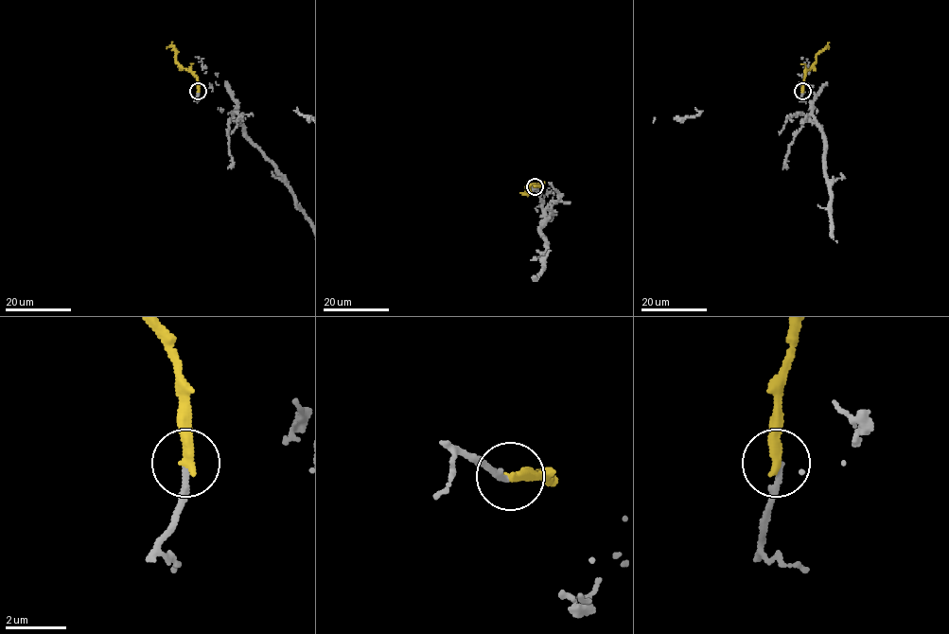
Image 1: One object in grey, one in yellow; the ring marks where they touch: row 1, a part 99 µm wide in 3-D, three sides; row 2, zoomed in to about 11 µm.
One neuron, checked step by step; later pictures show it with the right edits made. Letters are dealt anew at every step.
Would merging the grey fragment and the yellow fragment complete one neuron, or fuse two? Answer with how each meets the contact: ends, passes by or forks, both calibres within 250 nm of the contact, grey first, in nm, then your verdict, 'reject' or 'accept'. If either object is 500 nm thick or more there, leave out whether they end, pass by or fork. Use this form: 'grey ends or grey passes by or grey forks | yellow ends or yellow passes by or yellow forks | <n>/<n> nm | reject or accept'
grey ends | yellow ends | 190/360 nm | reject

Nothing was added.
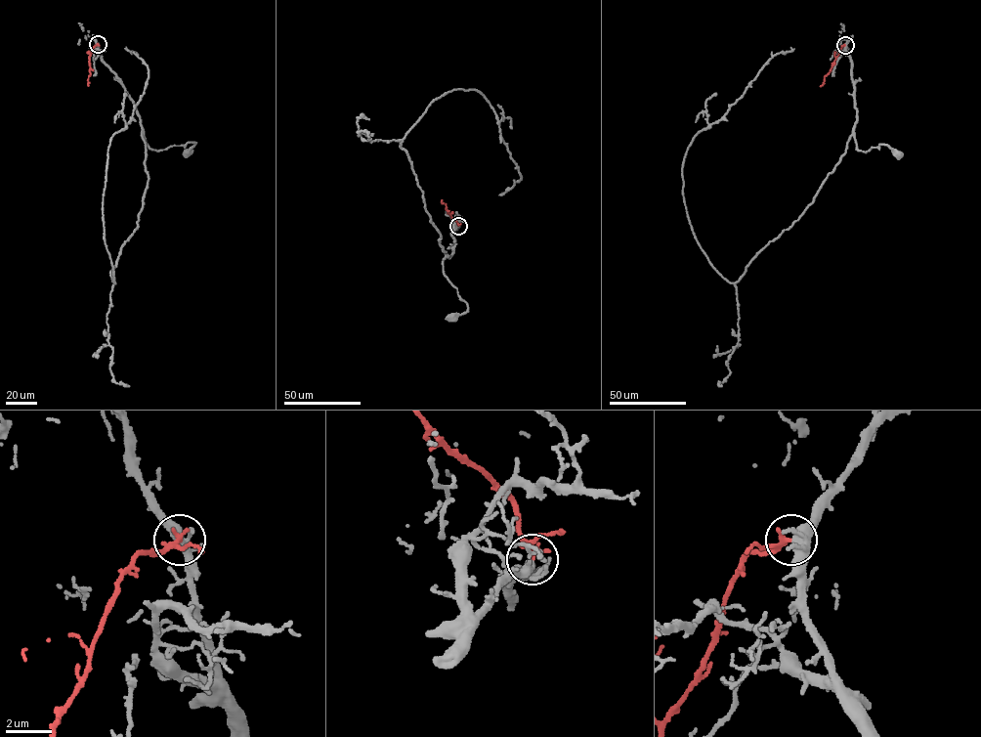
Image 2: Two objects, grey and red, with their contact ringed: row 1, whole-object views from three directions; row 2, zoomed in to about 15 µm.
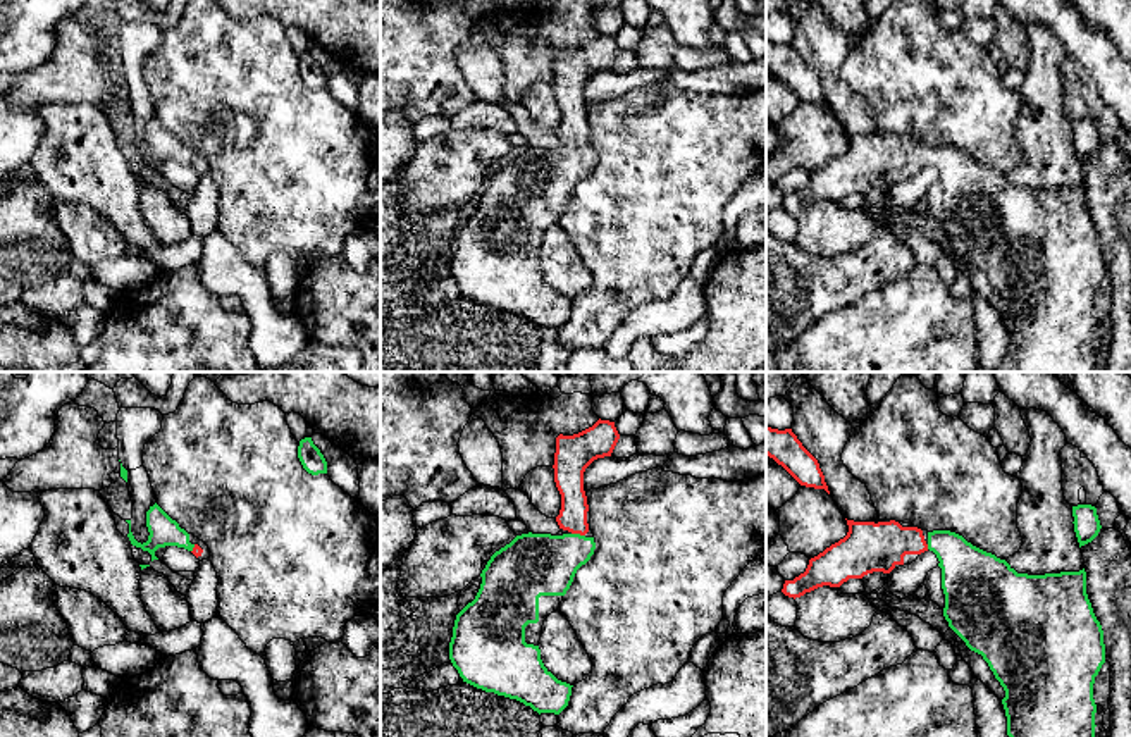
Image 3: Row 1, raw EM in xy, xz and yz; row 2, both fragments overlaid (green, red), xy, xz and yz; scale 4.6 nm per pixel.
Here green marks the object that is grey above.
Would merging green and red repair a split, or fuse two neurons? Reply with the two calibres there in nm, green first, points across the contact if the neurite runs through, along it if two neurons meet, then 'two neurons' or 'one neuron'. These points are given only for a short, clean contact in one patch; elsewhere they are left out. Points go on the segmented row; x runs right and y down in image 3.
300/130 nm | across xz (536, 565), (551, 562), (579, 534), (572, 517) | one neuron

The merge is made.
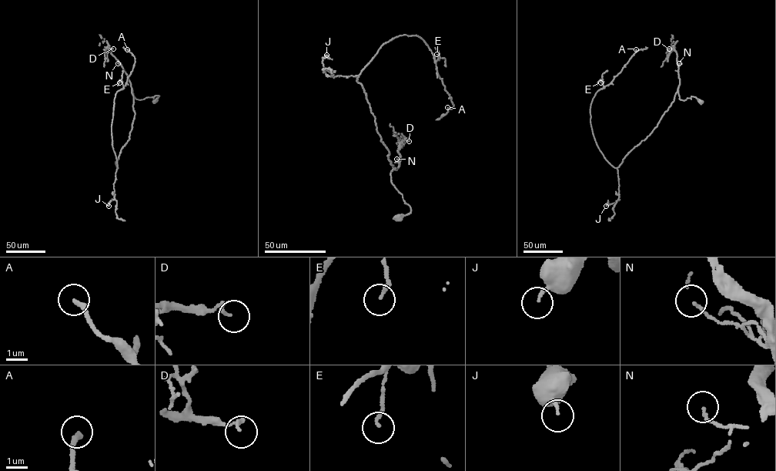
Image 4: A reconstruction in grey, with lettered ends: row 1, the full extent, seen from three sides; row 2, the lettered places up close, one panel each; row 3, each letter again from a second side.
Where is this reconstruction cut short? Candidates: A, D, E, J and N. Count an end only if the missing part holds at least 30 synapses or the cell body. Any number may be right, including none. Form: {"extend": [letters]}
{"extend": ["A"]}

